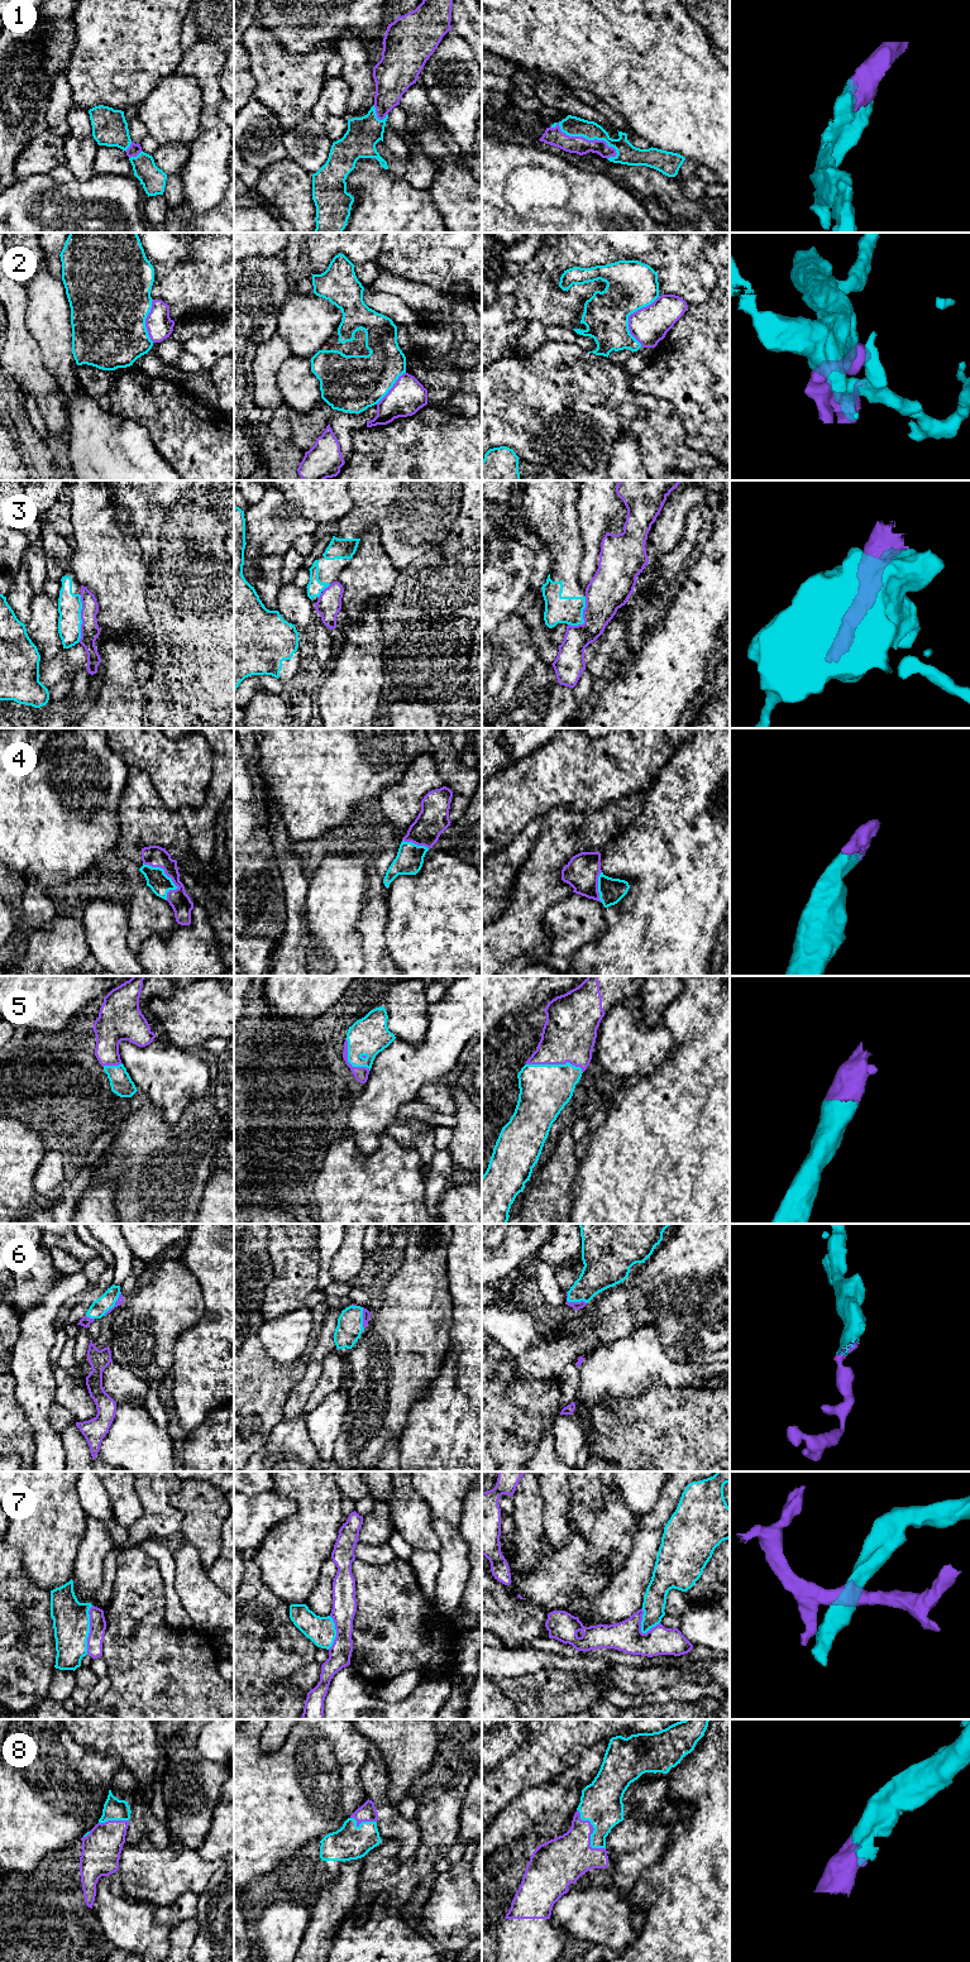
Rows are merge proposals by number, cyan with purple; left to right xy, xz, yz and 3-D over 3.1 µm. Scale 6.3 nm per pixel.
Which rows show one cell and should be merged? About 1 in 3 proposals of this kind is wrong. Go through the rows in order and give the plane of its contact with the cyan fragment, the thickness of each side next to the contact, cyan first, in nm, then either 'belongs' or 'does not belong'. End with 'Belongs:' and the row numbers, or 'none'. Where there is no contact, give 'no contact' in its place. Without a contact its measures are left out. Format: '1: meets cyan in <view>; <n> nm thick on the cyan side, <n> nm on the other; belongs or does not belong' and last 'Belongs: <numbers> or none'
1: meets cyan in yz; 130 nm thick on the cyan side, 120 nm on the other; belongs
2: meets cyan in yz; 320 nm thick on the cyan side, 240 nm on the other; does not belong
3: meets cyan in xy; 150 nm thick on the cyan side, 120 nm on the other; does not belong
4: meets cyan in xy; 140 nm thick on the cyan side, 140 nm on the other; belongs
5: meets cyan in yz; 320 nm thick on the cyan side, 340 nm on the other; belongs
6: meets cyan in yz; 220 nm thick on the cyan side, 50 nm on the other; belongs
7: meets cyan in xy; 240 nm thick on the cyan side, 110 nm on the other; does not belong
8: meets cyan in yz; 280 nm thick on the cyan side, 300 nm on the other; belongs
Belongs: 1, 4, 5, 6, 8

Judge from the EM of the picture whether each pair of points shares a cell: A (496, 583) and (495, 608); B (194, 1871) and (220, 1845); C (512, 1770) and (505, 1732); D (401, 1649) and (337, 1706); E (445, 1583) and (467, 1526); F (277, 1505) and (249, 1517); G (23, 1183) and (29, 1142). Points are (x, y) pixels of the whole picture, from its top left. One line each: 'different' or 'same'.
A: same
B: different
C: different
D: different
E: different
F: same
G: same

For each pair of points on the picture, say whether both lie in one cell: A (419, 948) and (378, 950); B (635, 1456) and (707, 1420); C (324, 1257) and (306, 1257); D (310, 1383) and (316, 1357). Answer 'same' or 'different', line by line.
A: different
B: same
C: different
D: same

